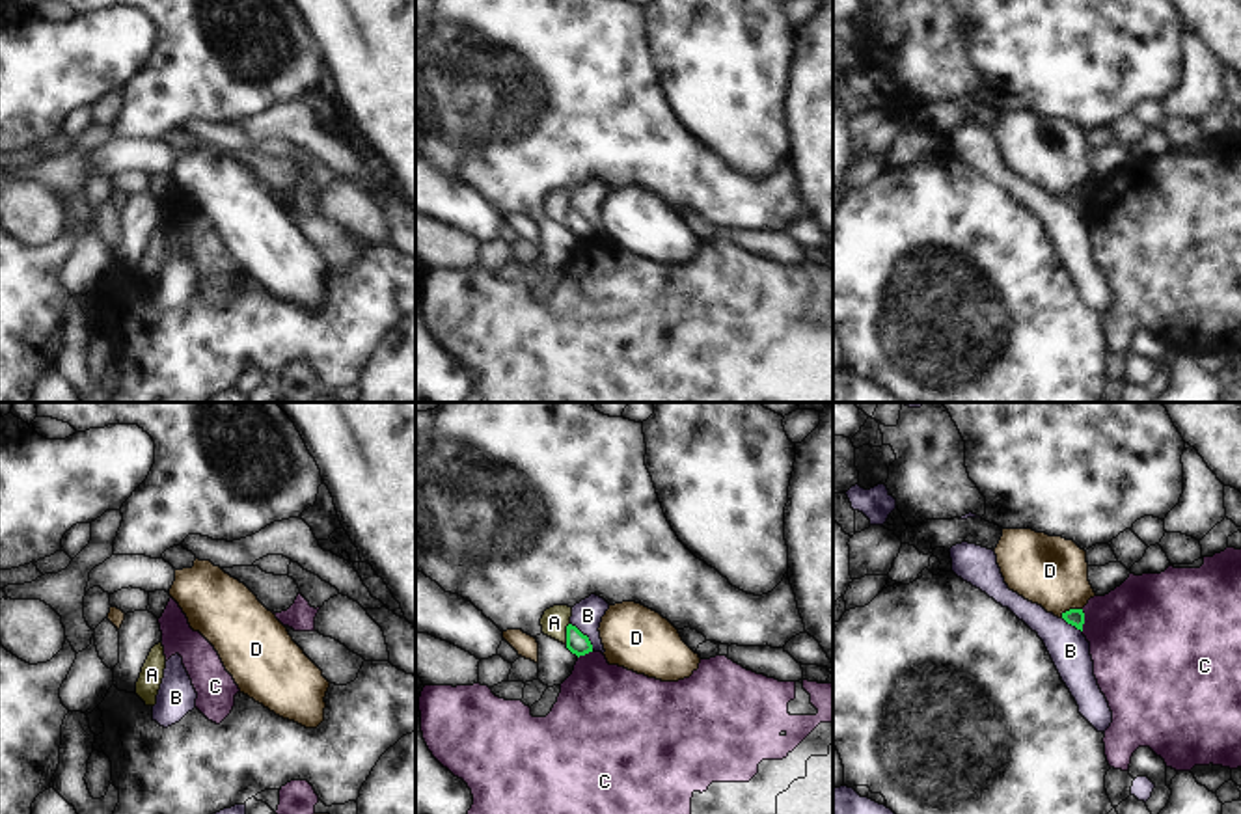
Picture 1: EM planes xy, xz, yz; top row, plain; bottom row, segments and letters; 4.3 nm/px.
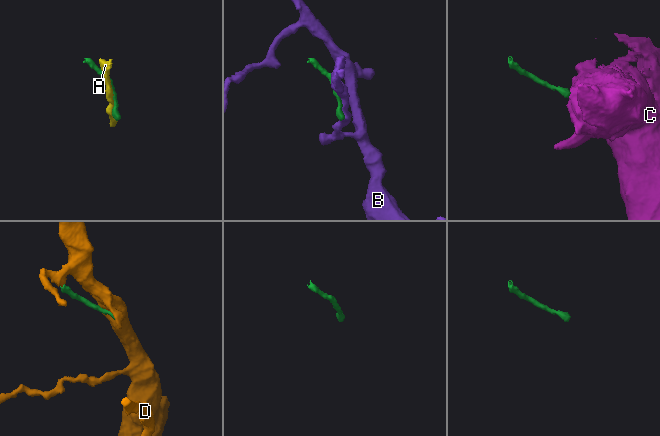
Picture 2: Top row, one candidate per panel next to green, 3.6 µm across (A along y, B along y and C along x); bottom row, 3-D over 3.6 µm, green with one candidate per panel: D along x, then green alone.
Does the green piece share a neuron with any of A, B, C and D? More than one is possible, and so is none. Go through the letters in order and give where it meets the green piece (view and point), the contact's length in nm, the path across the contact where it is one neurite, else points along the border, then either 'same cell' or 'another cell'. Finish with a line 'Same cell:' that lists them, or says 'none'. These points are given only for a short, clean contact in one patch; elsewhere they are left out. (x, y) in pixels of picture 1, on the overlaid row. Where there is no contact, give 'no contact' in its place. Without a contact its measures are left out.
A: xz (567, 634) | 100 nm | another cell
B: xz (586, 636) | 160 nm | another cell
C: yz (1083, 621) | 100 nm | along yz (1081, 610), (1083, 630) | another cell
D: yz (1070, 610) | 100 nm | same cell
Same cell: D

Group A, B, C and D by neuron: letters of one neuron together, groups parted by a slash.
A / B / C / D

